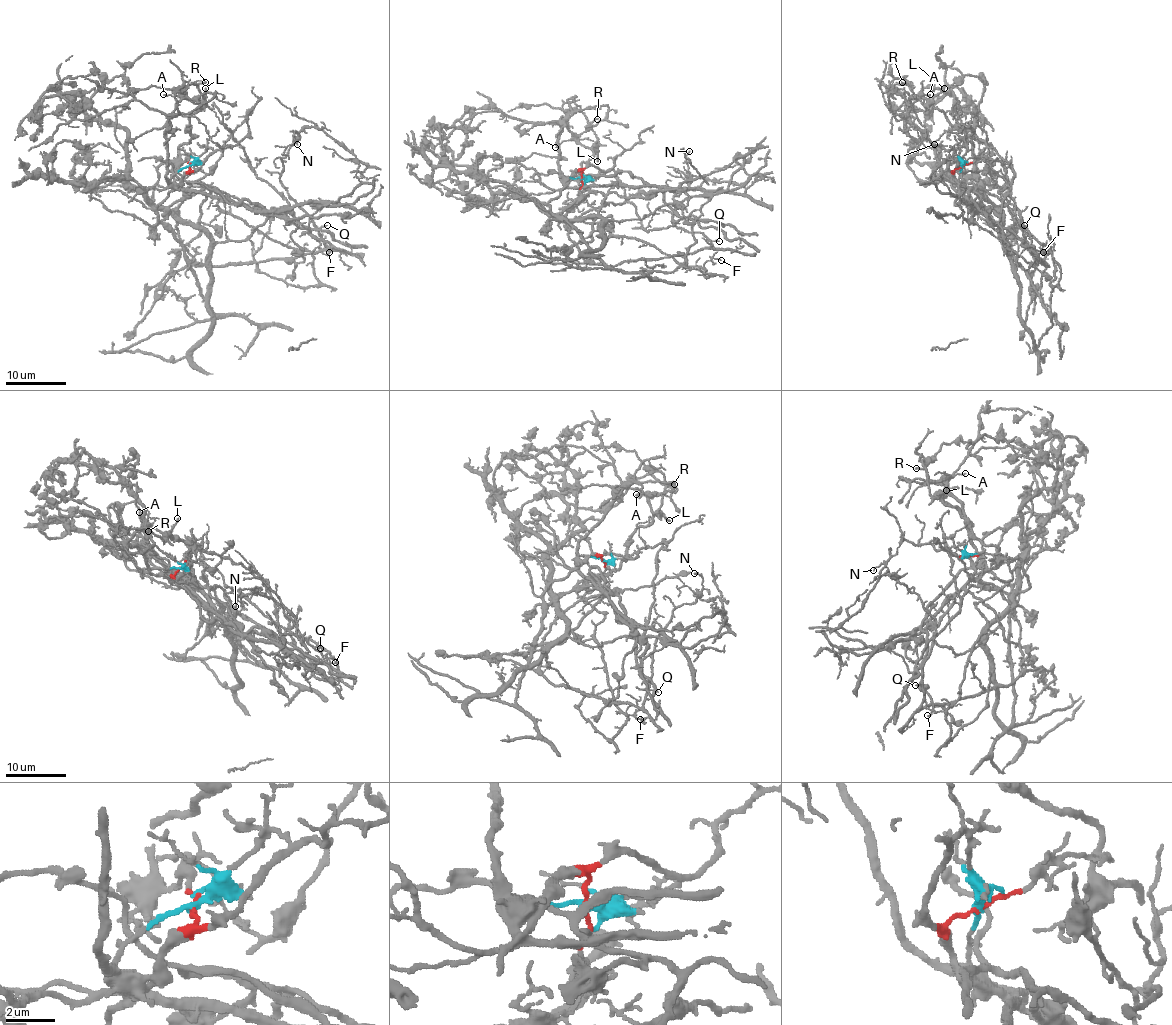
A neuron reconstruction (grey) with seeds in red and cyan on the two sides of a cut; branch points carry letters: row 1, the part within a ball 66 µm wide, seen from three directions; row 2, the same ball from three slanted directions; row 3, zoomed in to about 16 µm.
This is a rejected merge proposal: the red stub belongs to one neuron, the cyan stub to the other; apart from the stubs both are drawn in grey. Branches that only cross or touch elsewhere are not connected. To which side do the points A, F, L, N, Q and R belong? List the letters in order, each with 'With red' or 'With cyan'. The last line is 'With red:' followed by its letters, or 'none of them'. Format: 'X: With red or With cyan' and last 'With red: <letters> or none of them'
A: With red
F: With red
L: With red
N: With cyan
Q: With cyan
R: With red
With red: A, F, L, R

